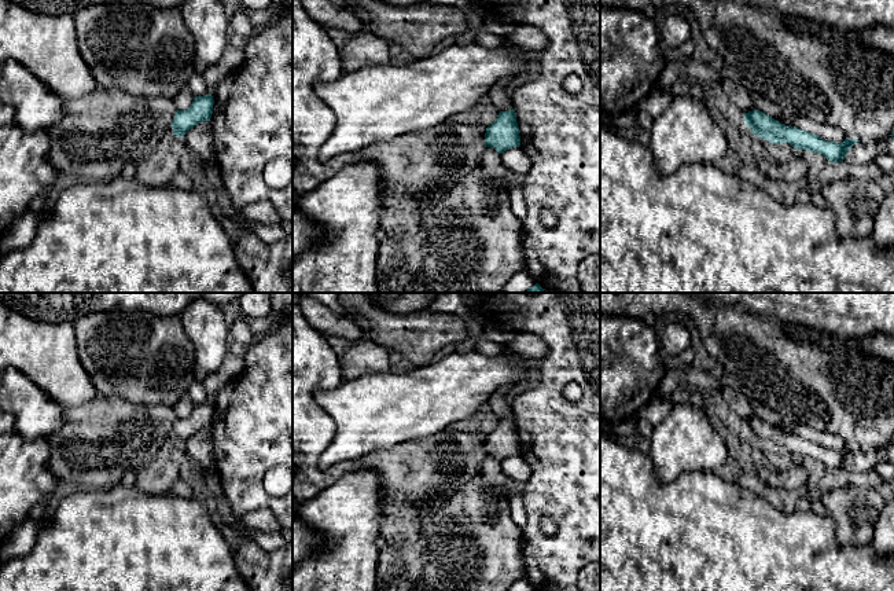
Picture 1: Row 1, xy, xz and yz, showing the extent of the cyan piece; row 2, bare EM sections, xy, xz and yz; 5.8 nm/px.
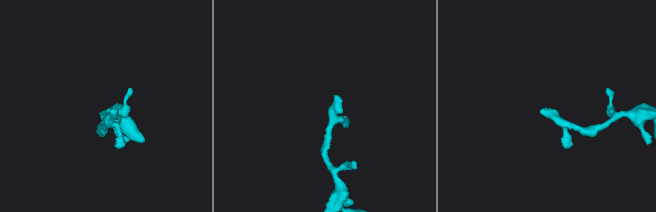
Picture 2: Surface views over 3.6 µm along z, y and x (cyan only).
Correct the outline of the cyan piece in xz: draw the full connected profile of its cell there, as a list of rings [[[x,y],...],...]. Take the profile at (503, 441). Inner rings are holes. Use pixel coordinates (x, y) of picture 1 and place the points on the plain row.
[[[515,418],[500,419],[492,433],[486,436],[485,455],[493,455],[498,462],[520,454],[519,434]]]

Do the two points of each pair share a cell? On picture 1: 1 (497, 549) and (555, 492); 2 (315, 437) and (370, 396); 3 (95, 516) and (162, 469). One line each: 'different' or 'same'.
1: different
2: different
3: different

